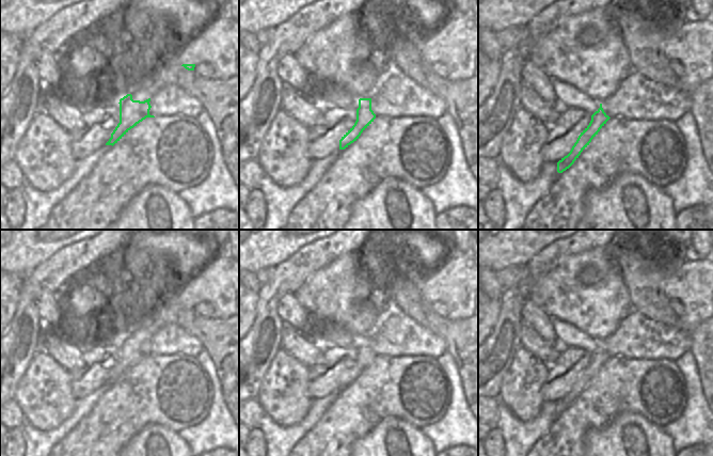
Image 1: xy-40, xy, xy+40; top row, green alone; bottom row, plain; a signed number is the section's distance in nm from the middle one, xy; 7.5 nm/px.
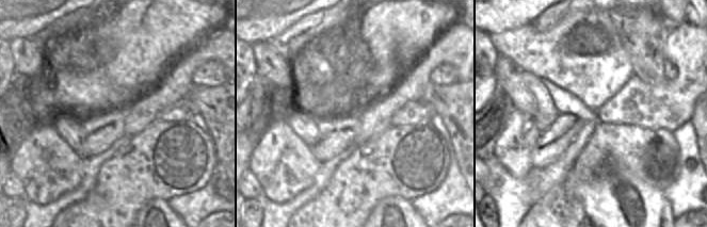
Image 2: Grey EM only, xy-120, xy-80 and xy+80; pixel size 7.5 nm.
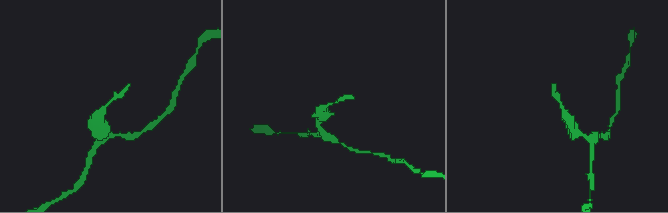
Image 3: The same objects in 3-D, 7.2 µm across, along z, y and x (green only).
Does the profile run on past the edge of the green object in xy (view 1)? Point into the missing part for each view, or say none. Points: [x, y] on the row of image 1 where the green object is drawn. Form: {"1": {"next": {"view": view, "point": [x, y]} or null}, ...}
{"1": {"next": {"view": "xy", "point": [398, 96]}}}

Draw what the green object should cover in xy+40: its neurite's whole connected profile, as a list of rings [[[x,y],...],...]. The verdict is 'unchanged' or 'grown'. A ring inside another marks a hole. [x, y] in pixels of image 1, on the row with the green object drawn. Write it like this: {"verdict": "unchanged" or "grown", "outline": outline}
{"verdict": "grown", "outline": [[[685,17],[676,22],[664,42],[664,54],[668,62],[678,60],[683,65],[683,74],[679,77],[679,82],[674,88],[667,88],[632,70],[615,93],[600,104],[600,108],[591,115],[589,125],[581,132],[570,153],[557,162],[558,173],[563,173],[574,163],[611,117],[676,122],[684,113],[690,113],[692,93],[713,77],[713,20]]]}

